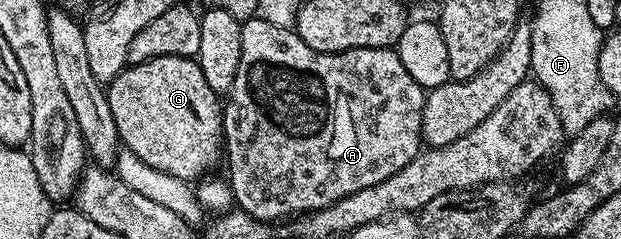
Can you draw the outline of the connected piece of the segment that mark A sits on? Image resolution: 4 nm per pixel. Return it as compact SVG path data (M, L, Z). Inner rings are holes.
M260 16L249 17L247 21L241 24L242 31L242 55L238 59L238 71L234 75L234 83L230 90L230 98L232 101L225 100L222 105L222 116L224 119L224 143L223 152L226 154L226 165L228 161L228 173L226 180L232 188L232 194L235 197L235 204L239 206L243 212L248 213L254 219L265 223L273 223L279 217L288 217L291 213L295 215L303 215L312 213L316 209L325 209L326 206L334 204L338 199L342 199L346 195L354 195L354 191L362 191L362 187L374 187L374 183L382 183L382 179L390 179L390 175L394 175L398 171L402 171L402 167L406 167L406 163L410 163L419 153L422 152L422 115L424 114L424 99L426 90L418 83L414 83L414 78L410 76L410 71L406 71L406 67L402 67L402 59L397 55L395 48L387 49L347 49L341 53L323 53L322 51L314 51L314 47L310 47L306 43L302 43L302 39L296 33L295 28L287 29L286 27L278 27L274 23L266 23L266 19Z

